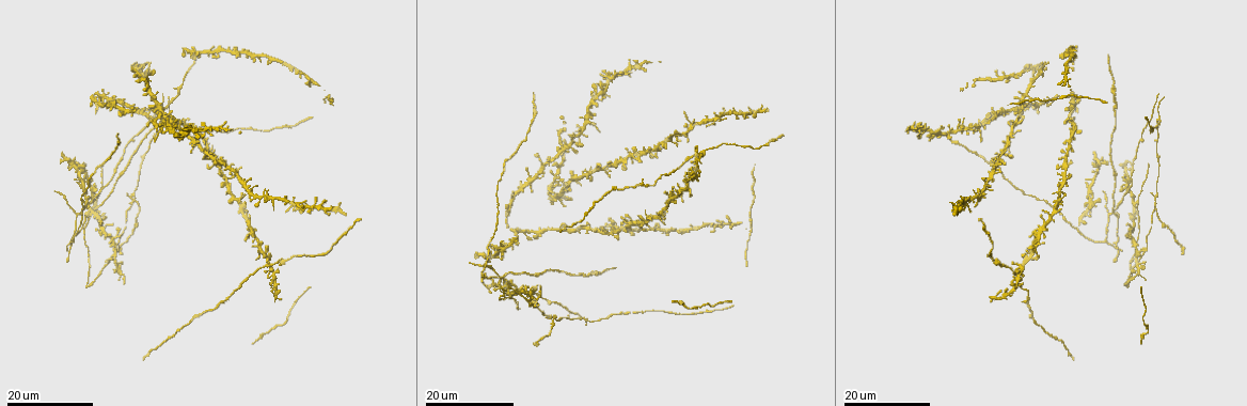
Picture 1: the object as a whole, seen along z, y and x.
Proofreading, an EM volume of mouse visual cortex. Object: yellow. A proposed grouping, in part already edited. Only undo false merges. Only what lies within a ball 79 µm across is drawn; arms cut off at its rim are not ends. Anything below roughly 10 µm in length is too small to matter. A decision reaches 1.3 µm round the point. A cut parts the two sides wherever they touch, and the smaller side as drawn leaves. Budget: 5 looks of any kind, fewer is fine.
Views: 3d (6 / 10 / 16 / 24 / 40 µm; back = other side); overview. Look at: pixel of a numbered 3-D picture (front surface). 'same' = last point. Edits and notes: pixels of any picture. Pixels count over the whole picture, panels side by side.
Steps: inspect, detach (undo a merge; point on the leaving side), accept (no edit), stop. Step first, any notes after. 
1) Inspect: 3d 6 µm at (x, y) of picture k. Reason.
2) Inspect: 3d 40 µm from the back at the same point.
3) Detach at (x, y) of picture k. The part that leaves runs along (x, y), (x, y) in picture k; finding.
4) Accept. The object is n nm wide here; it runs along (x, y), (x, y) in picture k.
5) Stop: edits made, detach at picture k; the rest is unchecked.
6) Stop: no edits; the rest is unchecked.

Inspect: 3d 24 µm at (136, 202) of picture 1. Looks like a crossing.

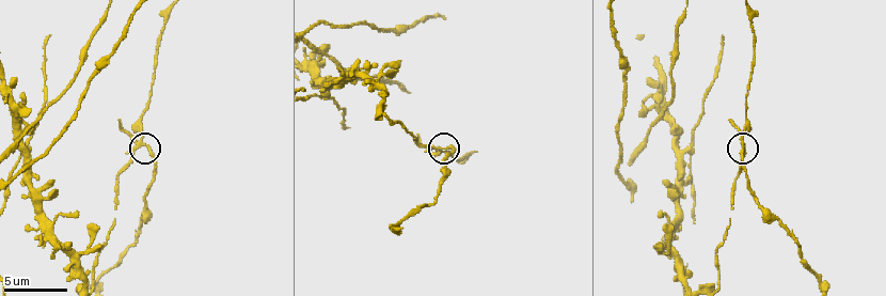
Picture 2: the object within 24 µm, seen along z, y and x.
Inspect: 3d 6 µm at (145, 145) of picture 2.

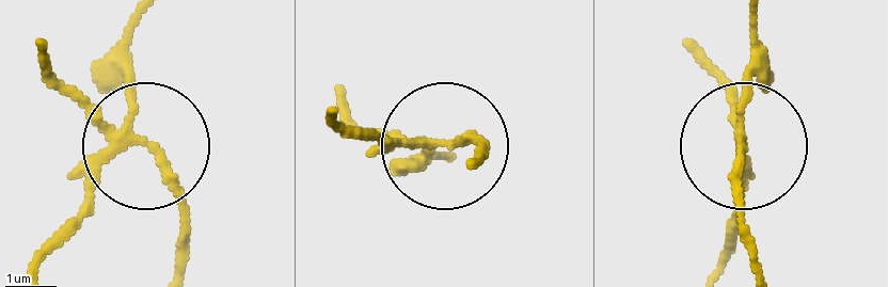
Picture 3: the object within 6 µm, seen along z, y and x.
Detach at (176, 181) of picture 3. 4 arms meet here; the part that leaves runs along (120, 147), (175, 185), (179, 274) in picture 3; two cells meet here.

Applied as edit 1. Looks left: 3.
Inspect: overview.

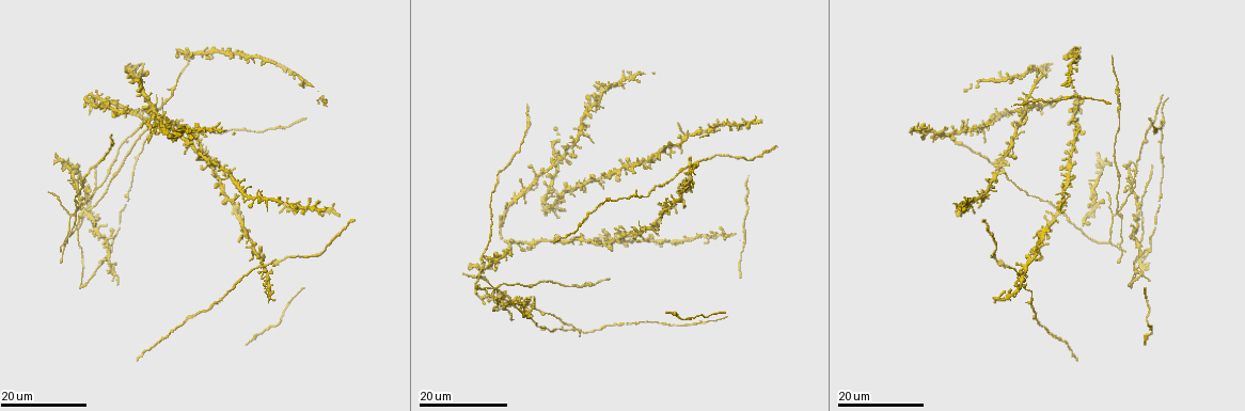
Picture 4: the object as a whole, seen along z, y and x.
Inspect: 3d 16 µm at (1140, 258) of picture 4. Four or more arms meet.

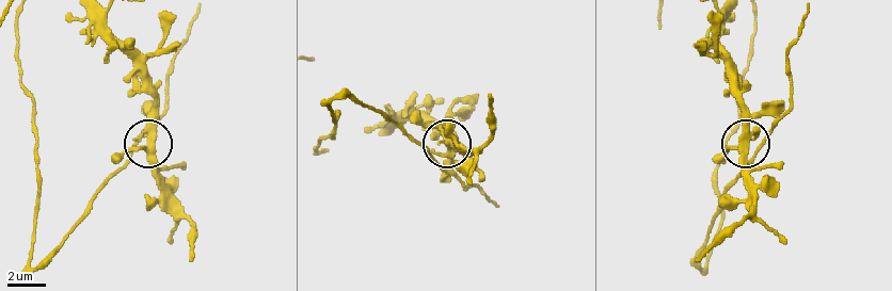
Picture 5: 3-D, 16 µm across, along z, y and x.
Inspect: 3d 10 µm at (139, 138) of picture 5. Closer look.

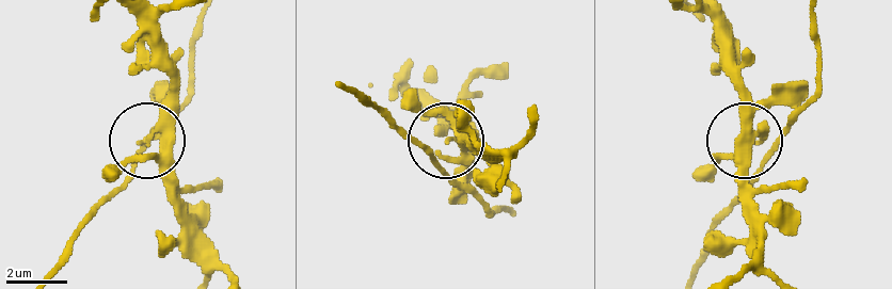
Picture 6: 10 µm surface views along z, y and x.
Accept. It runs along (130, 11), (169, 87), (166, 117), (148, 148), (174, 207) in picture 6; one cell here.

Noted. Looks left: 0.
Stop: edits made, detach at picture 3; the rest is unchecked.

